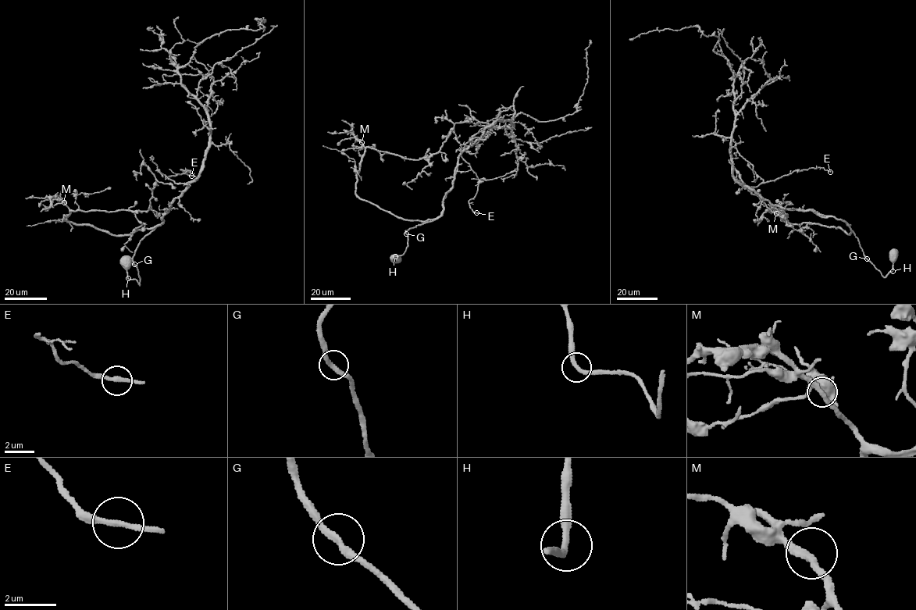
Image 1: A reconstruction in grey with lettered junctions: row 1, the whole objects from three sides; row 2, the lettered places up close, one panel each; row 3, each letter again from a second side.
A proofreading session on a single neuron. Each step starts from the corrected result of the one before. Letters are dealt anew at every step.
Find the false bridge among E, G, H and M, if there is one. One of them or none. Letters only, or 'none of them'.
none of them

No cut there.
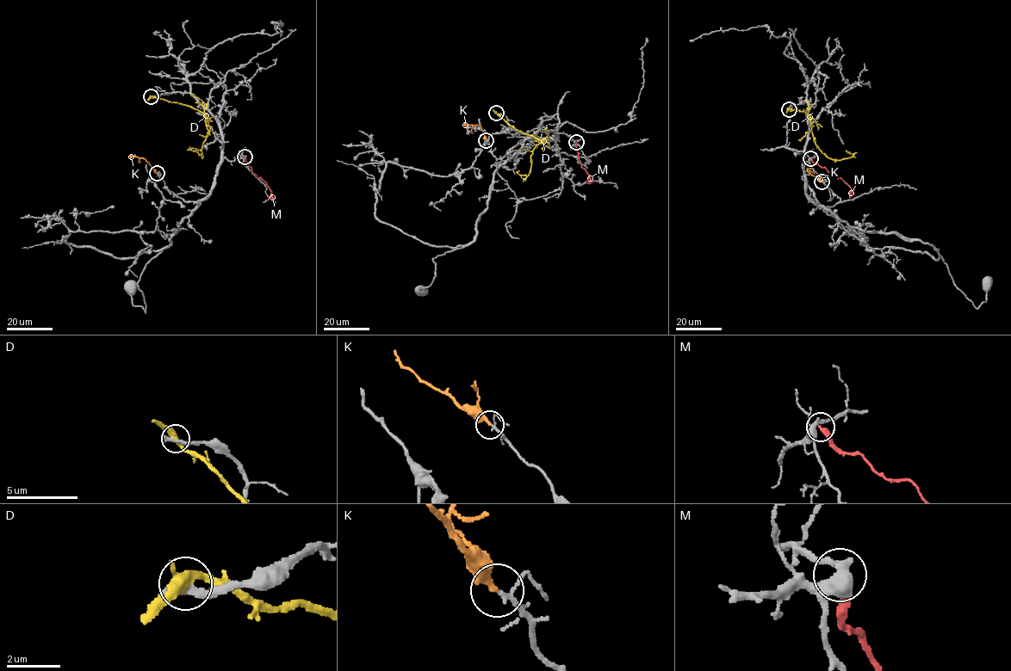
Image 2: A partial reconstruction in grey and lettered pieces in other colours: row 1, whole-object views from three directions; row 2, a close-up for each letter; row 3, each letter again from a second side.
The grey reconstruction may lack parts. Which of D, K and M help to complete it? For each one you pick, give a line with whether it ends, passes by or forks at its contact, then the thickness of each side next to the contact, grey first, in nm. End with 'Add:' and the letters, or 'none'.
K: it ends there; 140 nm thick on the grey side, 280 nm on the other
Add: K

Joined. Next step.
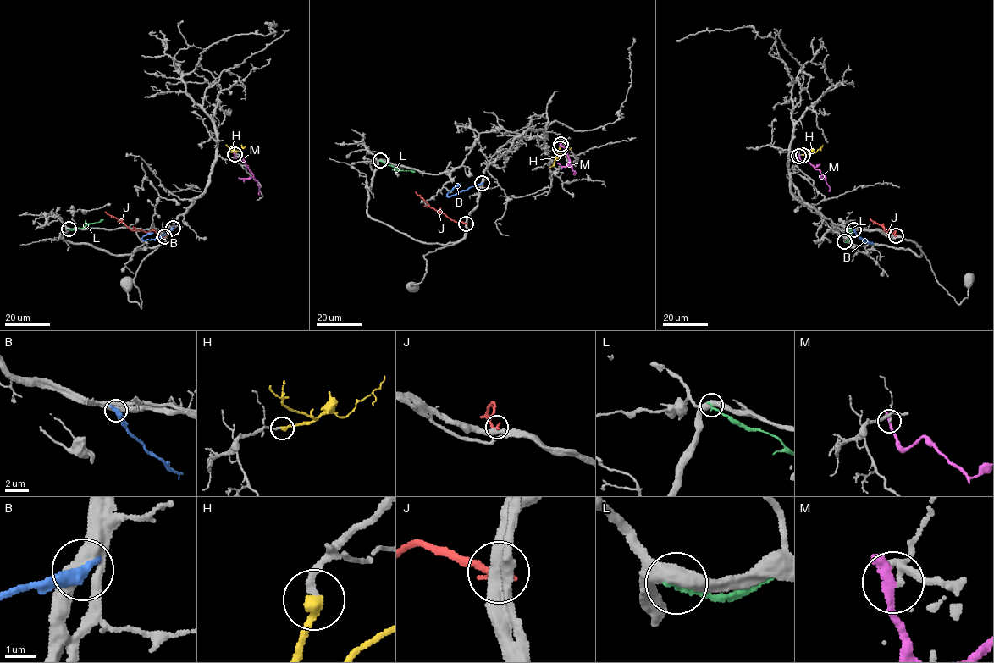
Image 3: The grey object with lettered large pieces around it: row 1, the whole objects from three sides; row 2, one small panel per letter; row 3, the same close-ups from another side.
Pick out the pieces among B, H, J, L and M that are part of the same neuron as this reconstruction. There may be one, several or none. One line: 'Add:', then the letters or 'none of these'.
Add: H

